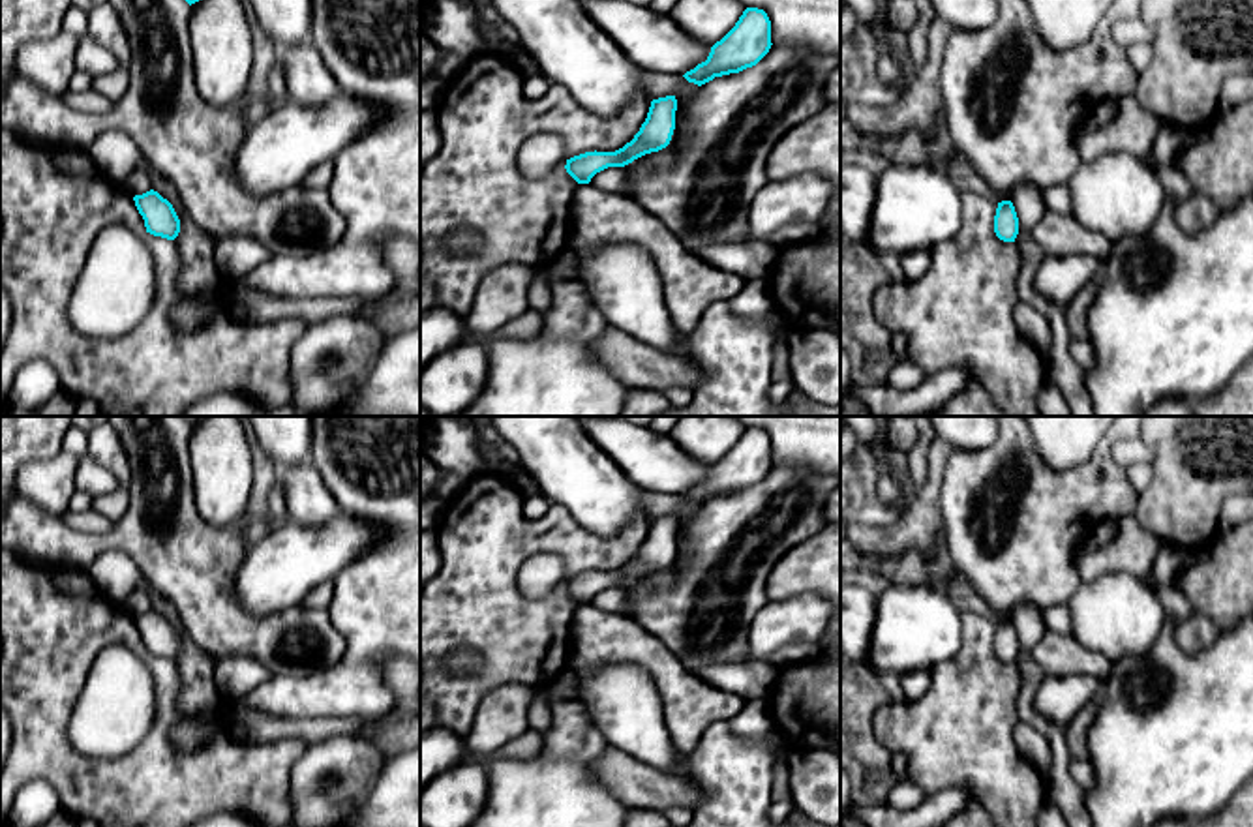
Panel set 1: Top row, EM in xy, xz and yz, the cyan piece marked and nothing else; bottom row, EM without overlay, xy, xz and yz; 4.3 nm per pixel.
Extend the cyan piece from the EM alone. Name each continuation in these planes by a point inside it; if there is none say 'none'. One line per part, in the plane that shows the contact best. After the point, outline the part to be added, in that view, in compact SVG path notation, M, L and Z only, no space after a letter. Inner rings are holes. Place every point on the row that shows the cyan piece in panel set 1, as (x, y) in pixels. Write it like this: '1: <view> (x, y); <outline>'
none

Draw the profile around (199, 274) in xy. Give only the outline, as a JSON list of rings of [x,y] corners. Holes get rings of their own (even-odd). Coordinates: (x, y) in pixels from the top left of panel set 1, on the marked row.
[[[148,163],[141,167],[150,174],[152,189],[173,204],[180,219],[180,233],[174,238],[180,255],[178,293],[182,296],[201,296],[216,291],[223,283],[214,263],[216,238],[189,223],[178,193],[167,178]]]

